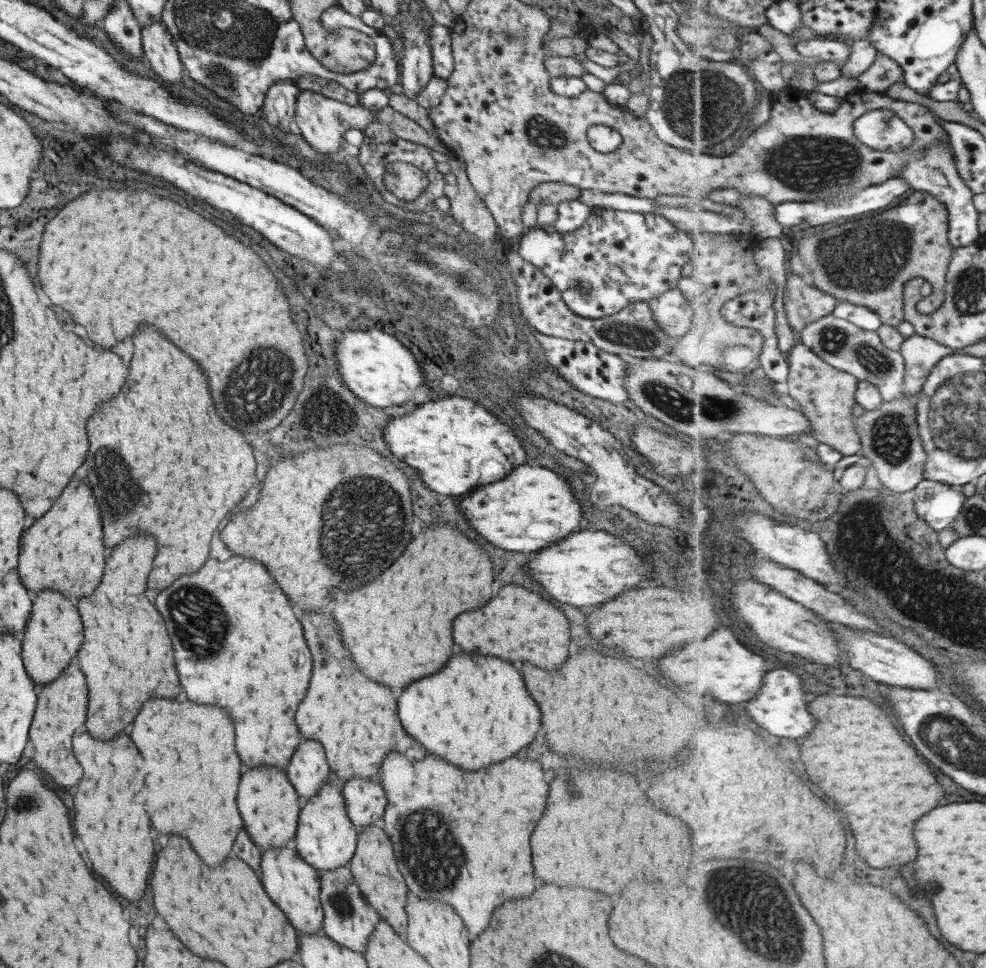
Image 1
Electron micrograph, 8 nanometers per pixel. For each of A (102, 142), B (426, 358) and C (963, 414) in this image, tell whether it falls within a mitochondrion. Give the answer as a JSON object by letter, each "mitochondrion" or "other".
{"A":"other","B":"other","C":"mitochondrion"}

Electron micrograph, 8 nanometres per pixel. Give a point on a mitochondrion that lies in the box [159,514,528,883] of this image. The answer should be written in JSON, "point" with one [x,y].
{"point":[201,631]}

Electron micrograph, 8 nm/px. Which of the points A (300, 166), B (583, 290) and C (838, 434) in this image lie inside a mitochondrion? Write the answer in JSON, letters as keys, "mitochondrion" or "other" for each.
{"A":"other","B":"mitochondrion","C":"other"}

